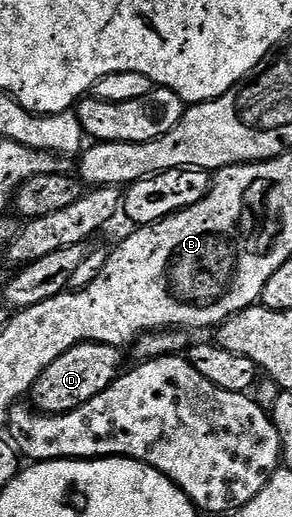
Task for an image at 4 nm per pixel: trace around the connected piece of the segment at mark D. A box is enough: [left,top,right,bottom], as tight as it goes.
[29,343,124,415]

